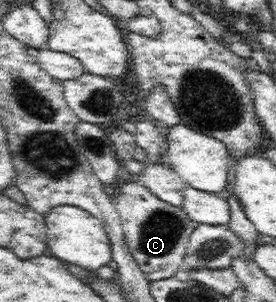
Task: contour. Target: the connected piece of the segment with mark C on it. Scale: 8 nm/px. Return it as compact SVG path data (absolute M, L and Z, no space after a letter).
M141 181L120 185L114 206L119 211L120 223L134 261L145 272L149 281L170 278L184 265L190 236L196 224L189 219L182 206L174 206L153 195Z

